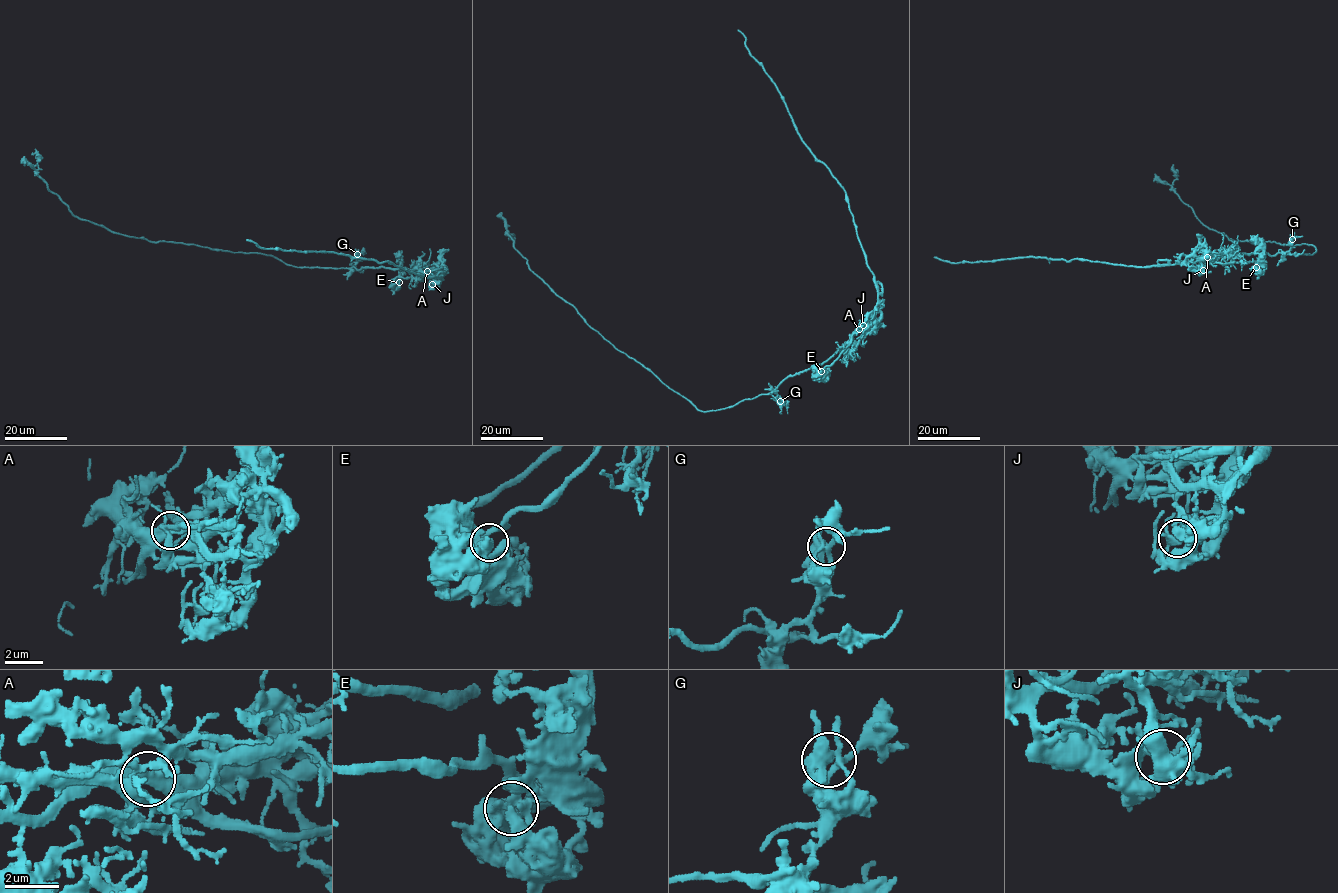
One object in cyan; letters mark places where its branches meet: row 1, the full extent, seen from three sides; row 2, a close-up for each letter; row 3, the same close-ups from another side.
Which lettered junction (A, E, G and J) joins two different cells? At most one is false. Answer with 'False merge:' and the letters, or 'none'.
False merge: A

